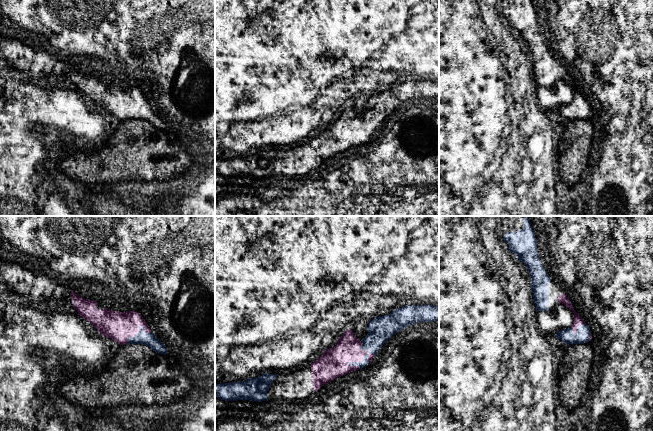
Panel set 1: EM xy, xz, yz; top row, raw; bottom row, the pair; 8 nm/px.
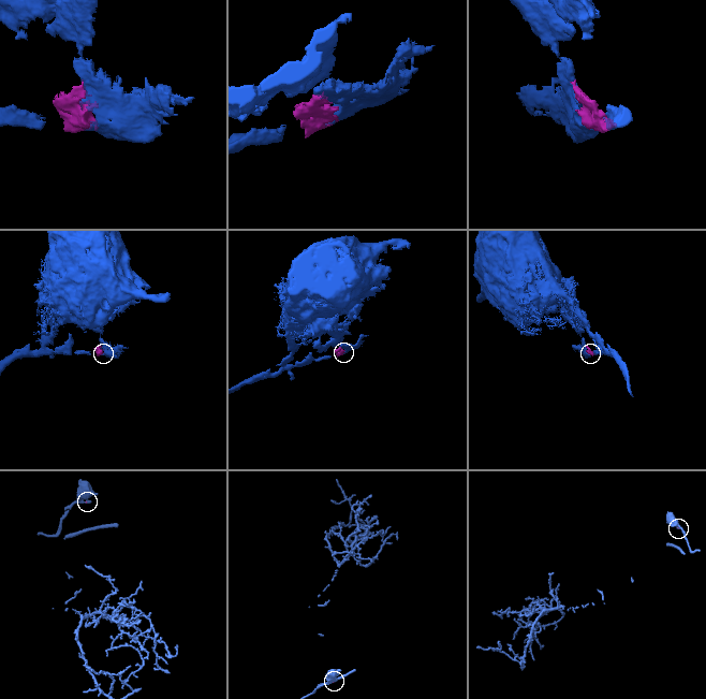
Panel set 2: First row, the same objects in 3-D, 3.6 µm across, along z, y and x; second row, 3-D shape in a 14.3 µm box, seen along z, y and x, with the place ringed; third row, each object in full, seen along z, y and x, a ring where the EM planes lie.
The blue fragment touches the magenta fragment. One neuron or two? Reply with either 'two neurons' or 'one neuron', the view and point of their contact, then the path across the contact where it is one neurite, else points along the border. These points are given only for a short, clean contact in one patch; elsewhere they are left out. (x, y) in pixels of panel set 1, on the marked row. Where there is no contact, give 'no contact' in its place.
one neuron | xz (364, 357)

